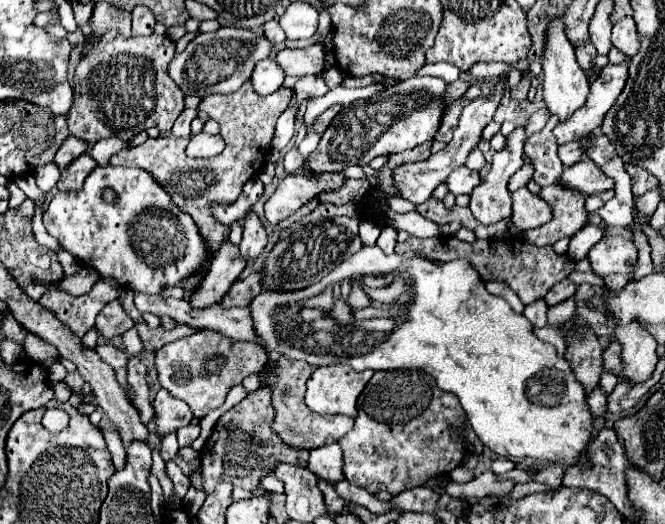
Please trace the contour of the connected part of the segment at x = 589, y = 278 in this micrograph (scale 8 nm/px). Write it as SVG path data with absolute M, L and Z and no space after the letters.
M574 271L568 276L568 279L577 285L582 283L598 284L600 282L600 278L594 272Z

